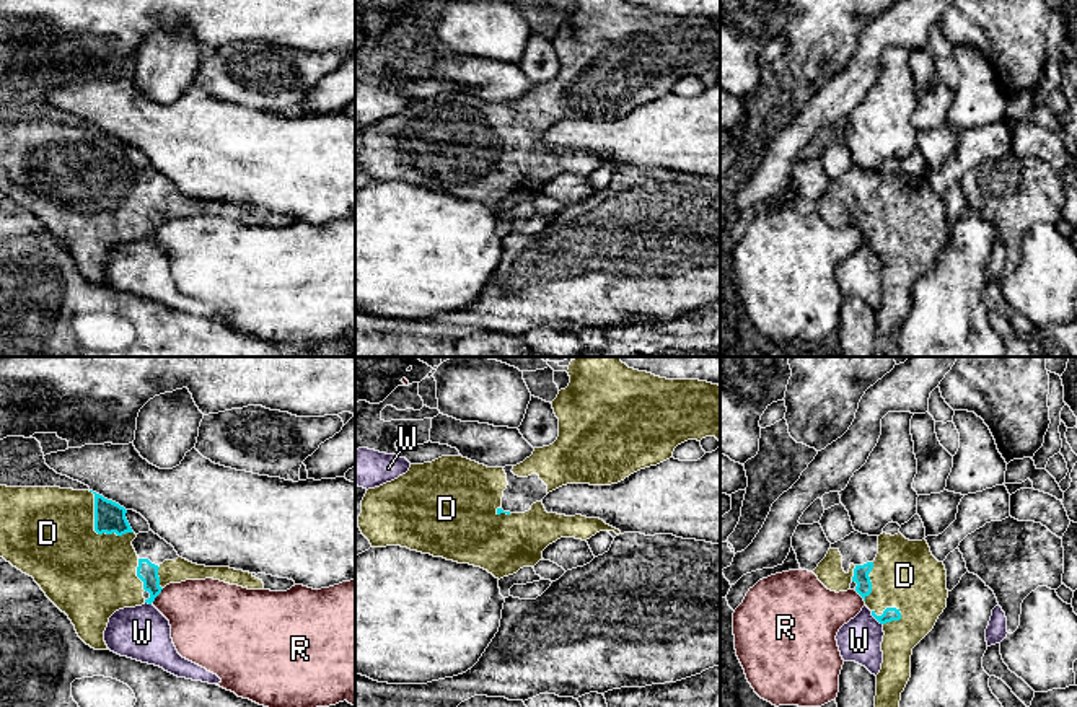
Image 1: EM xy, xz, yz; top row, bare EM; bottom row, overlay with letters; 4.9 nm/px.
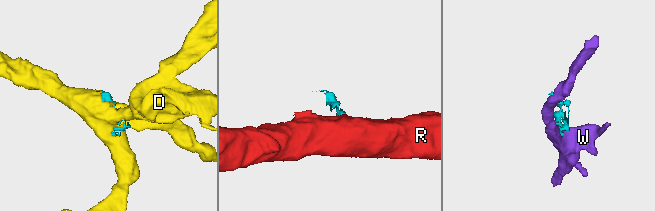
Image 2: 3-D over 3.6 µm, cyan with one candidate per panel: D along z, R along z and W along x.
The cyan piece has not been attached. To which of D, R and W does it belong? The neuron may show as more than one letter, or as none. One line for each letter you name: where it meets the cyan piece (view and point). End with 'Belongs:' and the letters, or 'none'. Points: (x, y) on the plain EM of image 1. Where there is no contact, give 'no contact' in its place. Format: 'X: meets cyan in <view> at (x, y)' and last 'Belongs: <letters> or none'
Belongs: none

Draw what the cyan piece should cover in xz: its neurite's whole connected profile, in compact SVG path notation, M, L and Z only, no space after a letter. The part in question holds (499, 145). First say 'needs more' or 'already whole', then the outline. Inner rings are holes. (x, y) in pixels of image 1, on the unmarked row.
needs more; M505 101L507 124L503 125L502 142L497 143L500 148L525 148L531 145L531 140L543 137L547 130L547 121L539 114L538 109L528 112L518 112L512 108L513 101Z

